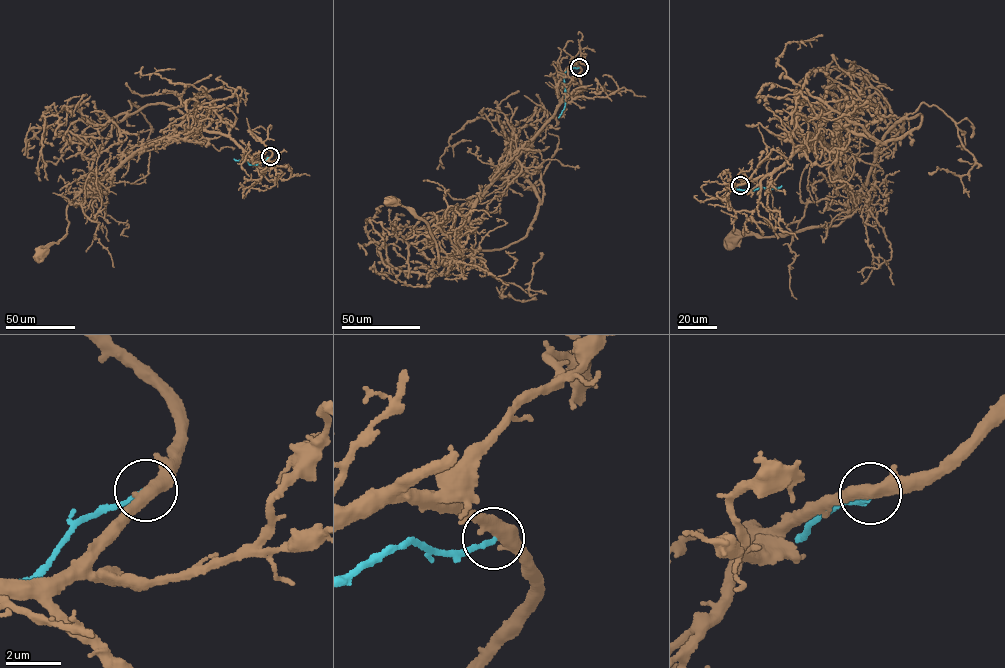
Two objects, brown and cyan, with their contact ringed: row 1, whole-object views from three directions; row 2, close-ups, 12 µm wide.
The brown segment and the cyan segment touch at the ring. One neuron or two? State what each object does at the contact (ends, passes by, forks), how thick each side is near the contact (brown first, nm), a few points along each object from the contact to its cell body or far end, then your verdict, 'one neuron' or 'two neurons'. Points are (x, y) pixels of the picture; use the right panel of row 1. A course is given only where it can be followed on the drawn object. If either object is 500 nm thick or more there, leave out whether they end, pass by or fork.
brown passes by; cyan ends; calibres 480 and 170 nm; course brown (740, 185), (730, 186), (775, 172), (820, 138), (856, 195), (838, 225), (733, 237); course cyan (740, 185), (732, 188), (747, 191), (781, 186); two neurons

